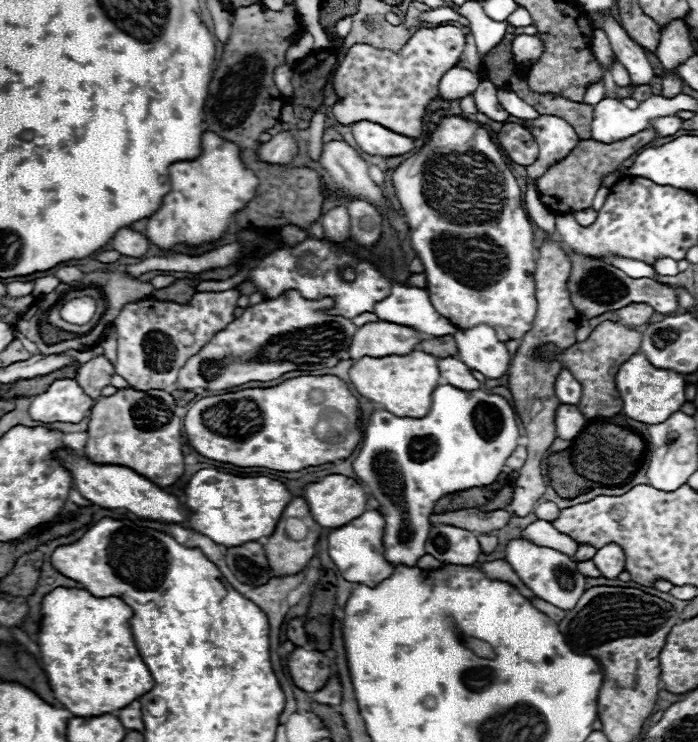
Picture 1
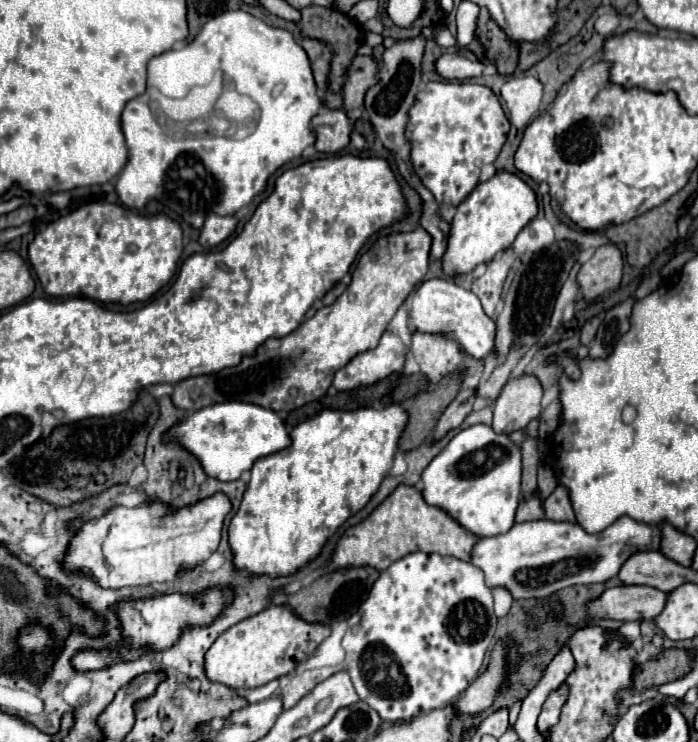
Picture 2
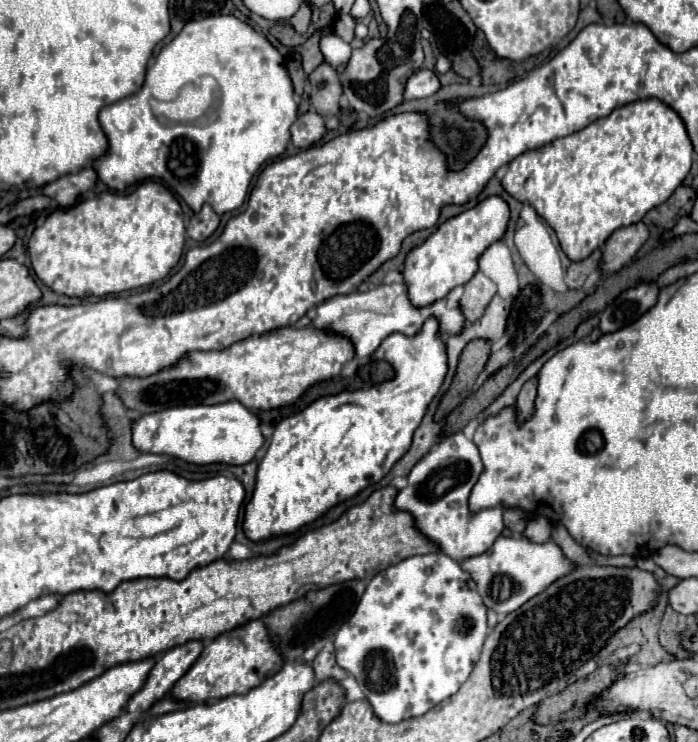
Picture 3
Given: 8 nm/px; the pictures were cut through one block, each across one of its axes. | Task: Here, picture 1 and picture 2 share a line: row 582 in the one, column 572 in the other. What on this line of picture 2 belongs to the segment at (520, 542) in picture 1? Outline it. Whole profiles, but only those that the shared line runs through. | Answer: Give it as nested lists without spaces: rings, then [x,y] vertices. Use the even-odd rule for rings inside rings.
[[[630,516],[618,518],[600,534],[588,534],[580,528],[580,524],[534,520],[514,524],[506,534],[480,538],[472,548],[470,562],[484,572],[488,588],[502,586],[514,600],[528,600],[548,598],[574,584],[606,582],[618,574],[620,566],[628,560],[628,556],[632,556],[632,552],[658,548],[660,528],[640,524]]]

